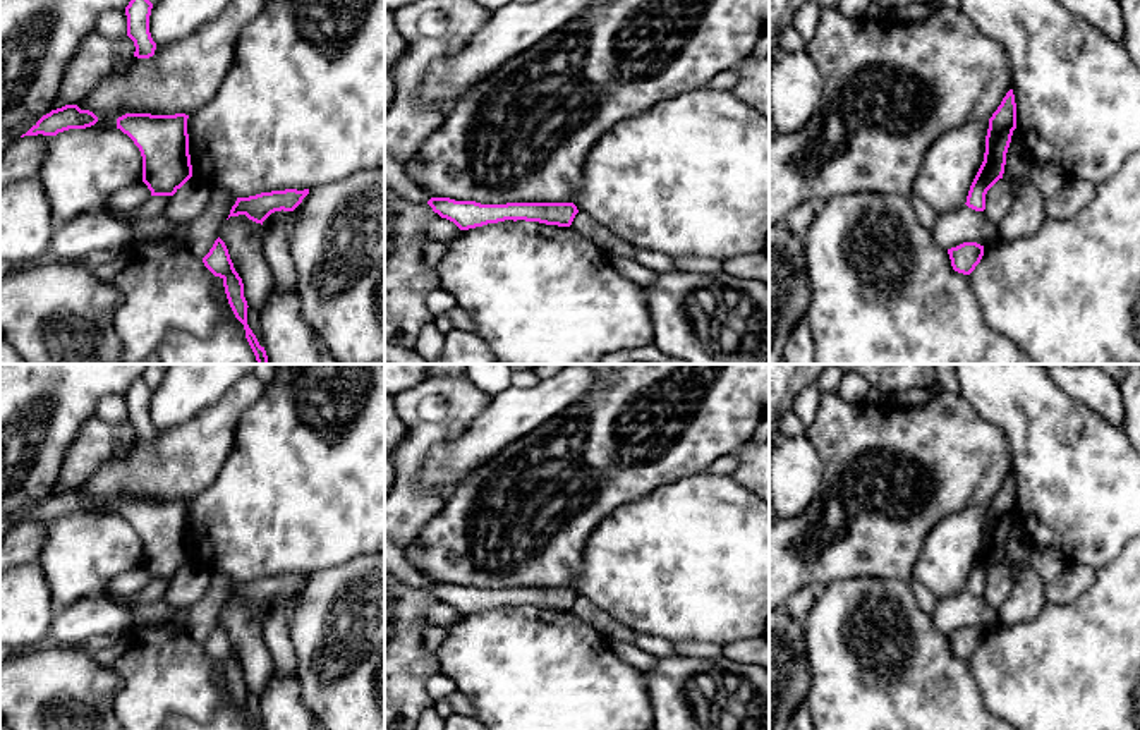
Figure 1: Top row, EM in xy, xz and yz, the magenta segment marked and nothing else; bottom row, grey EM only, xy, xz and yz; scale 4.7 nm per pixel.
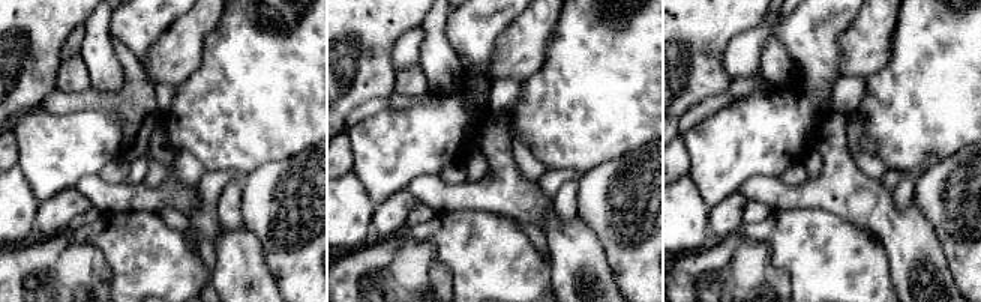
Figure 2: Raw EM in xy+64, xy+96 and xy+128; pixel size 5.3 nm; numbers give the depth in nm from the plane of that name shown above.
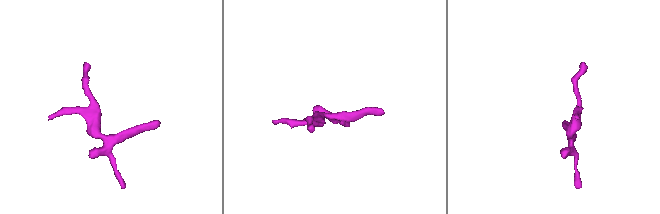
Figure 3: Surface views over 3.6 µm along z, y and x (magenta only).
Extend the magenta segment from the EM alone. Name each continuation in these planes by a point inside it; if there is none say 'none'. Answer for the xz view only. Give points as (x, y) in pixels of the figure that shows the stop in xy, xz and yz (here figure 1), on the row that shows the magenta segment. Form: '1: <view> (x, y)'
none

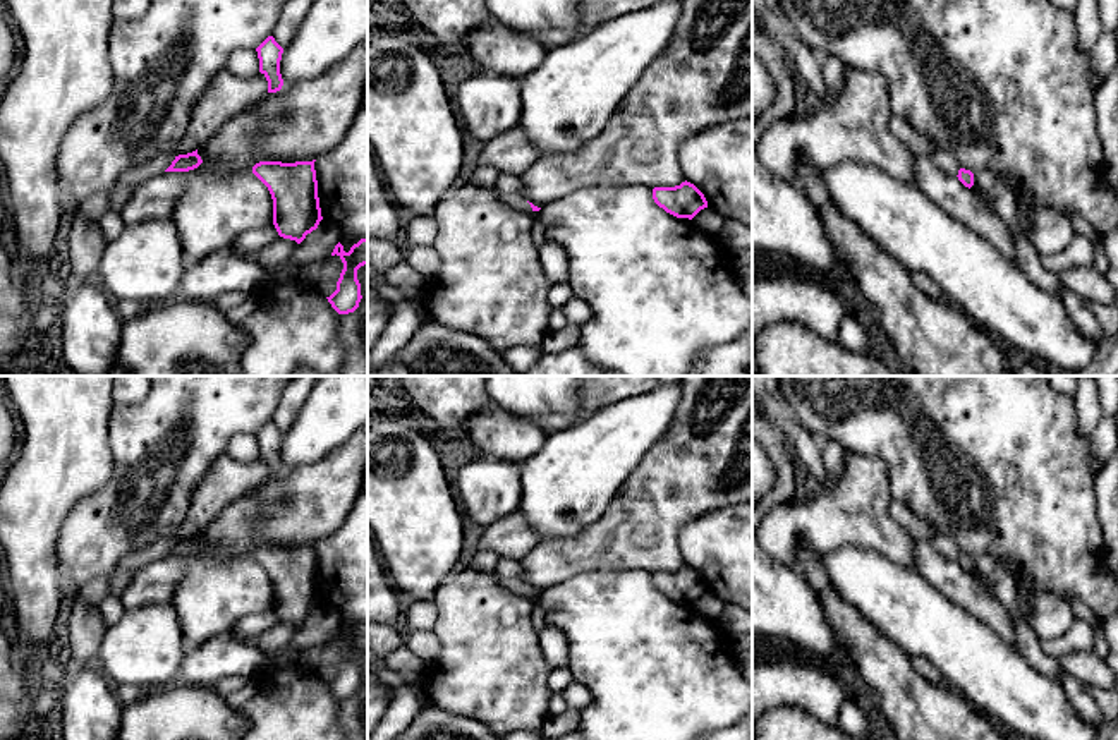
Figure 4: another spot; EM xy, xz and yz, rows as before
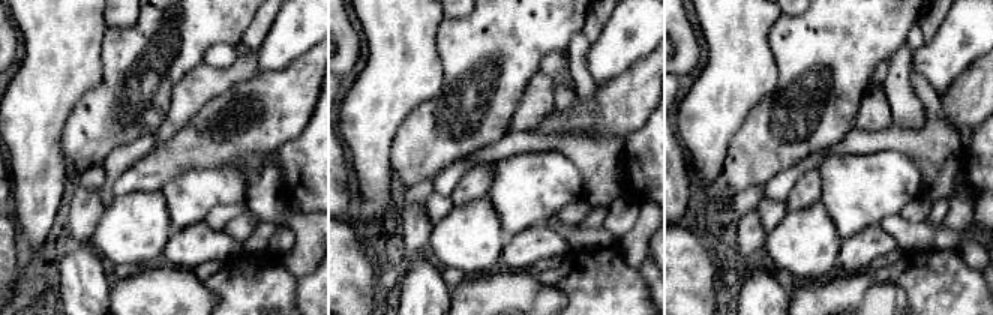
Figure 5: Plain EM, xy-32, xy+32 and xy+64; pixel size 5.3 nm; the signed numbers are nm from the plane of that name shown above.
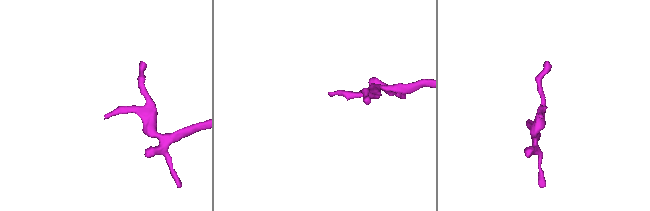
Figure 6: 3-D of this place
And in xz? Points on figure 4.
1: xz (512, 200)

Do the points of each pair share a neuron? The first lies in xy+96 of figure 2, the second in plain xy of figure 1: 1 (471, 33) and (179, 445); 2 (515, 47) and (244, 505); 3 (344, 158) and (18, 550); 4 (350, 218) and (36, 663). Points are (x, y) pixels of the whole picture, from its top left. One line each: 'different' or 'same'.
1: different
2: different
3: same
4: different

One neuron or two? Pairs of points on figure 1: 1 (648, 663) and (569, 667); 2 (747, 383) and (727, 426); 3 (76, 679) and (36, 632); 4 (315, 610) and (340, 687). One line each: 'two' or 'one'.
1: two
2: one
3: two
4: one

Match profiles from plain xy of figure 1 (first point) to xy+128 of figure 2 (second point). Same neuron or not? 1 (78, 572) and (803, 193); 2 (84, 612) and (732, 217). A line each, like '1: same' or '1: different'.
1: different
2: same

